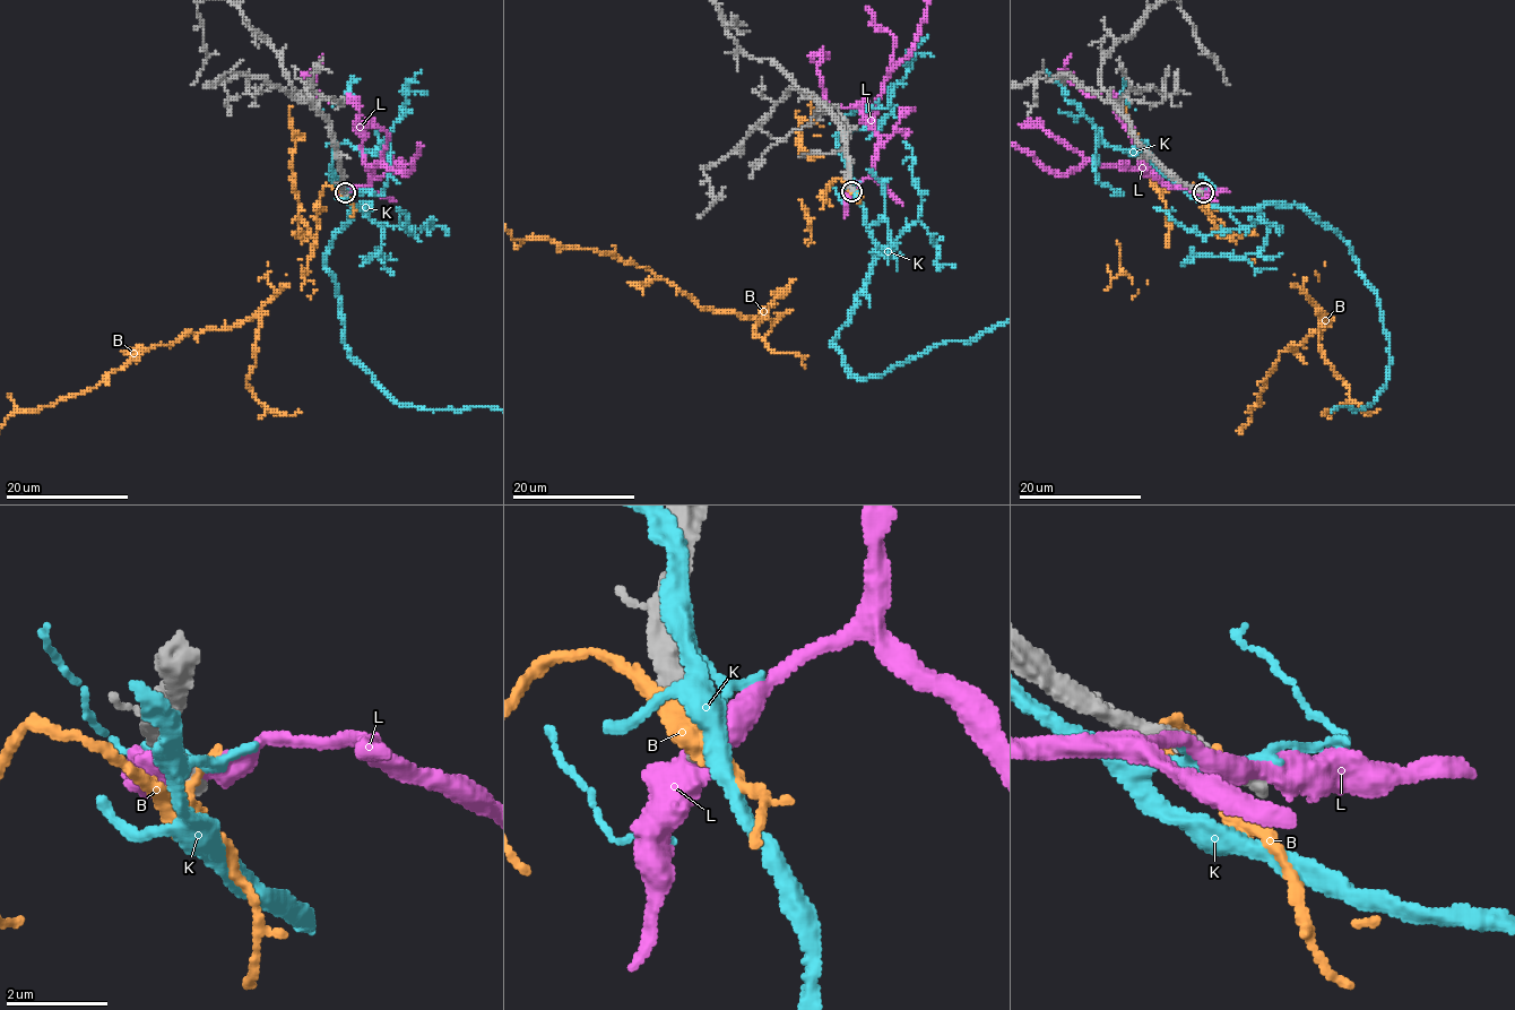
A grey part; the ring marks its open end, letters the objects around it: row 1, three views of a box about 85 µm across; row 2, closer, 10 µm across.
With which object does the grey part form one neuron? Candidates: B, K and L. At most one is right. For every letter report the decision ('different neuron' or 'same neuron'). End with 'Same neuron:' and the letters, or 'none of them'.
B: different neuron
K: different neuron
L: different neuron
Same neuron: none of them

